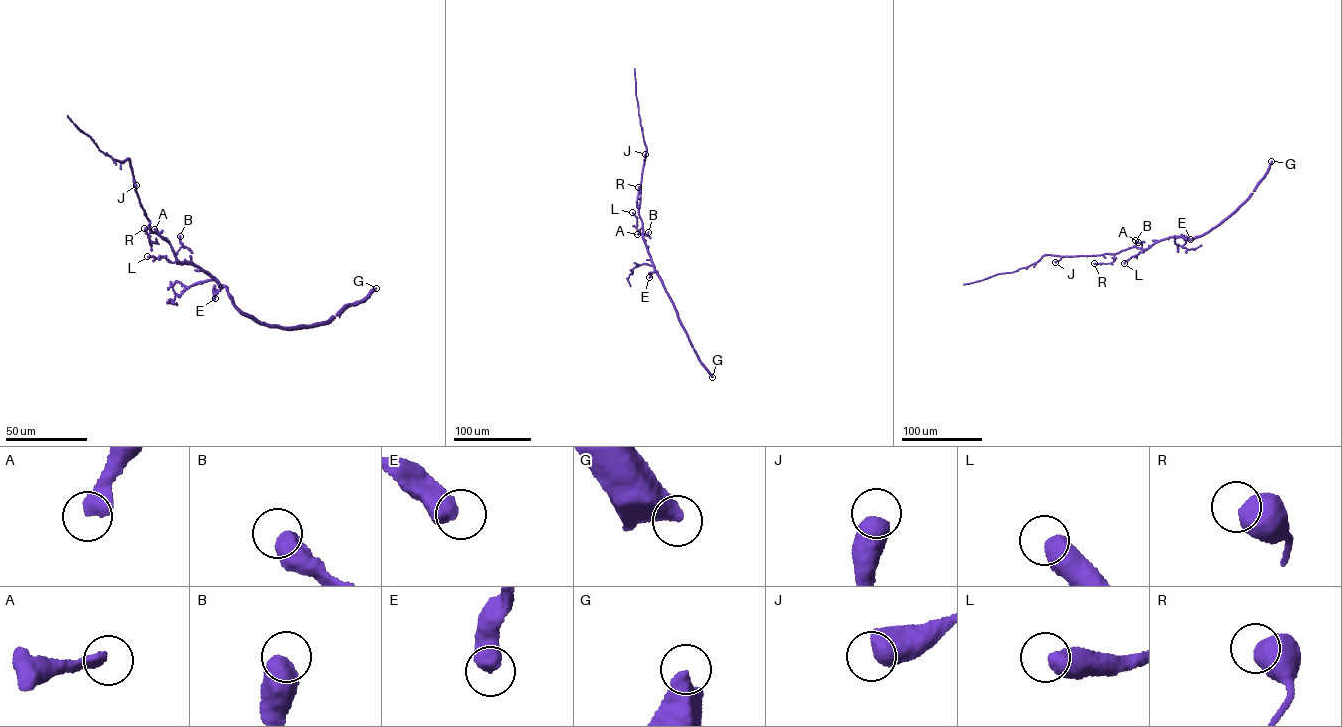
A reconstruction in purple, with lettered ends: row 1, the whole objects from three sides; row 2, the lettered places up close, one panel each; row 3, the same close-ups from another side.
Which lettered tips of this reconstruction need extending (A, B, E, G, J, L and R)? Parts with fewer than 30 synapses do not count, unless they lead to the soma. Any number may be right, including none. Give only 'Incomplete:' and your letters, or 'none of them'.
Incomplete: none of them

